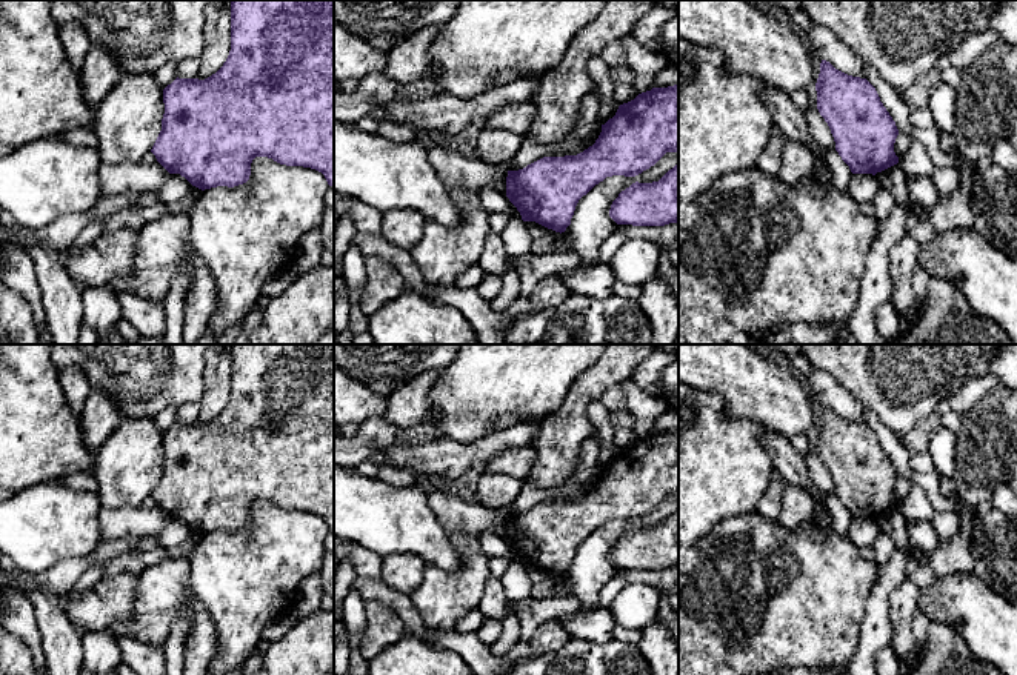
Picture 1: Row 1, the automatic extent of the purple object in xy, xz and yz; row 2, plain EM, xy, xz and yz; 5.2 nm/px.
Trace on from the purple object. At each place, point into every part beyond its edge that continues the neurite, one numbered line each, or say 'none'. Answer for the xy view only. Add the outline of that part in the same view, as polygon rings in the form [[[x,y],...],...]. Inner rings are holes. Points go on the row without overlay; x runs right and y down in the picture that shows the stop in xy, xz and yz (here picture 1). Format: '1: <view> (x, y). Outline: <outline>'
none

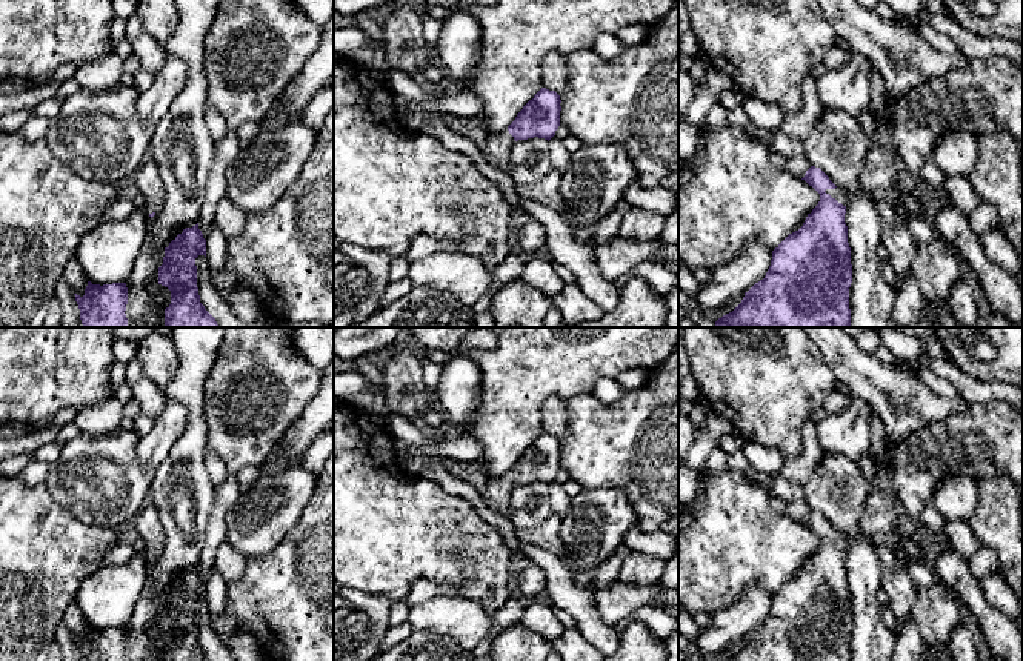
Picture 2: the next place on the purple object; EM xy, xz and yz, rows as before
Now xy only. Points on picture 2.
1: xy (148, 524). Outline: [[[146,503],[142,512],[134,518],[132,526],[146,547],[146,555],[149,558],[158,556],[165,547],[165,530],[155,506]]]

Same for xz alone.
1: xz (497, 491). Outline: [[[508,472],[502,477],[486,478],[485,483],[485,503],[489,509],[509,518],[509,497],[514,490],[514,481]]]

